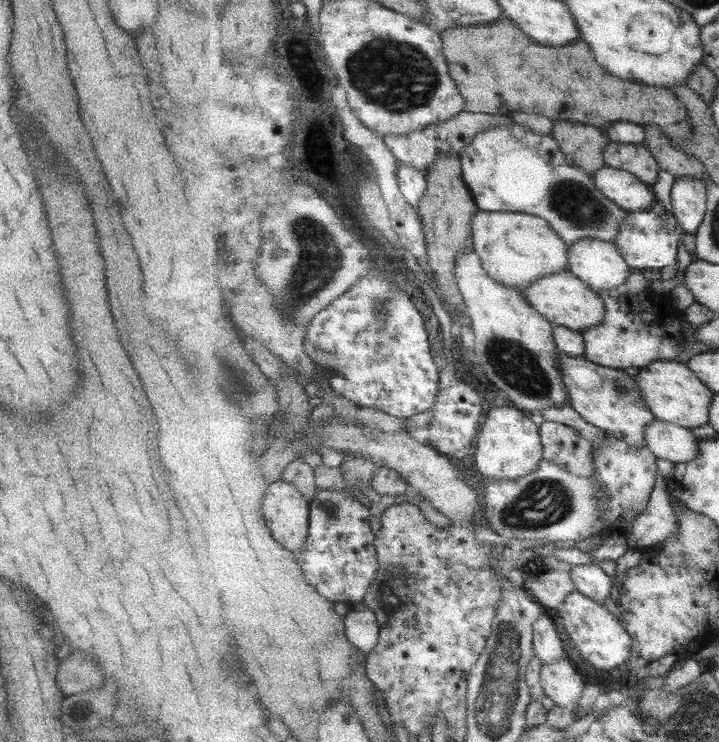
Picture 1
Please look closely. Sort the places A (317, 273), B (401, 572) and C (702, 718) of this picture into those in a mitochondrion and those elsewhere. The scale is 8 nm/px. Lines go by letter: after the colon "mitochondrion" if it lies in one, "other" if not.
A: mitochondrion
B: other
C: mitochondrion

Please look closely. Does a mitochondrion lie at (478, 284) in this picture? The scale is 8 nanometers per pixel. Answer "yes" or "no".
no

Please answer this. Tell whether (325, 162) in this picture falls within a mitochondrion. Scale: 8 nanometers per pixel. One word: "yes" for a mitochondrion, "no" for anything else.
no

